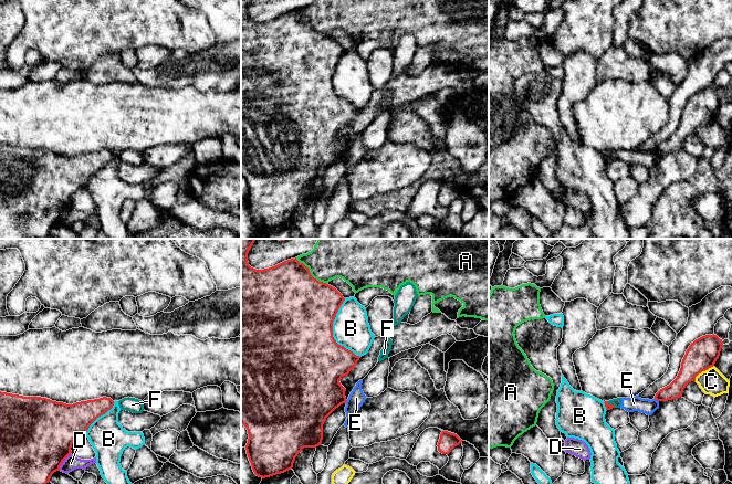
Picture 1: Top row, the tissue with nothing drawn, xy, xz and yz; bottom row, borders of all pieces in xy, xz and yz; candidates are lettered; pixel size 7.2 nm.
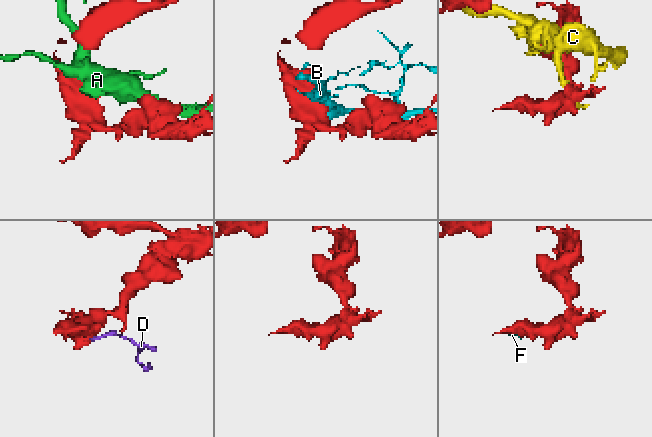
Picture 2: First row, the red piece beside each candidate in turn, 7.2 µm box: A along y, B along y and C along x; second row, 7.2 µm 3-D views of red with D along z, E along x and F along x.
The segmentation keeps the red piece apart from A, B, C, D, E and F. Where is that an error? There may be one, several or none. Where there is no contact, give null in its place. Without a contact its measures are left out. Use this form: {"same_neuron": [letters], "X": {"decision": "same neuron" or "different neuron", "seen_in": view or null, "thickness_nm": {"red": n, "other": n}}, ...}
{"same_neuron": [], "A": {"decision": "different neuron", "seen_in": "xz", "thickness_nm": {"red": 500, "other": 240}}, "B": {"decision": "different neuron", "seen_in": "xz", "thickness_nm": {"red": 500, "other": 260}}, "C": {"decision": "different neuron", "seen_in": "yz", "thickness_nm": {"red": 220, "other": 180}}, "D": {"decision": "different neuron", "seen_in": "xy", "thickness_nm": {"red": 500, "other": 110}}, "E": {"decision": "different neuron", "seen_in": "yz", "thickness_nm": {"red": 120, "other": 110}}, "F": {"decision": "different neuron", "seen_in": "yz", "thickness_nm": {"red": 50, "other": 60}}}

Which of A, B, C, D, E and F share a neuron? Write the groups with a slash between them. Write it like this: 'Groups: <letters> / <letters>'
Groups: A / B / C / D / E F

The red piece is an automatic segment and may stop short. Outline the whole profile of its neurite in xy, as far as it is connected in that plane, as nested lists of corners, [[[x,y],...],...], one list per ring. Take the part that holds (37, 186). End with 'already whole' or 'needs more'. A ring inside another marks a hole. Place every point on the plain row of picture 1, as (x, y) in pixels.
[[[0,144],[0,239],[44,239],[72,206],[72,196],[113,158],[106,149],[66,157]]]; already whole

